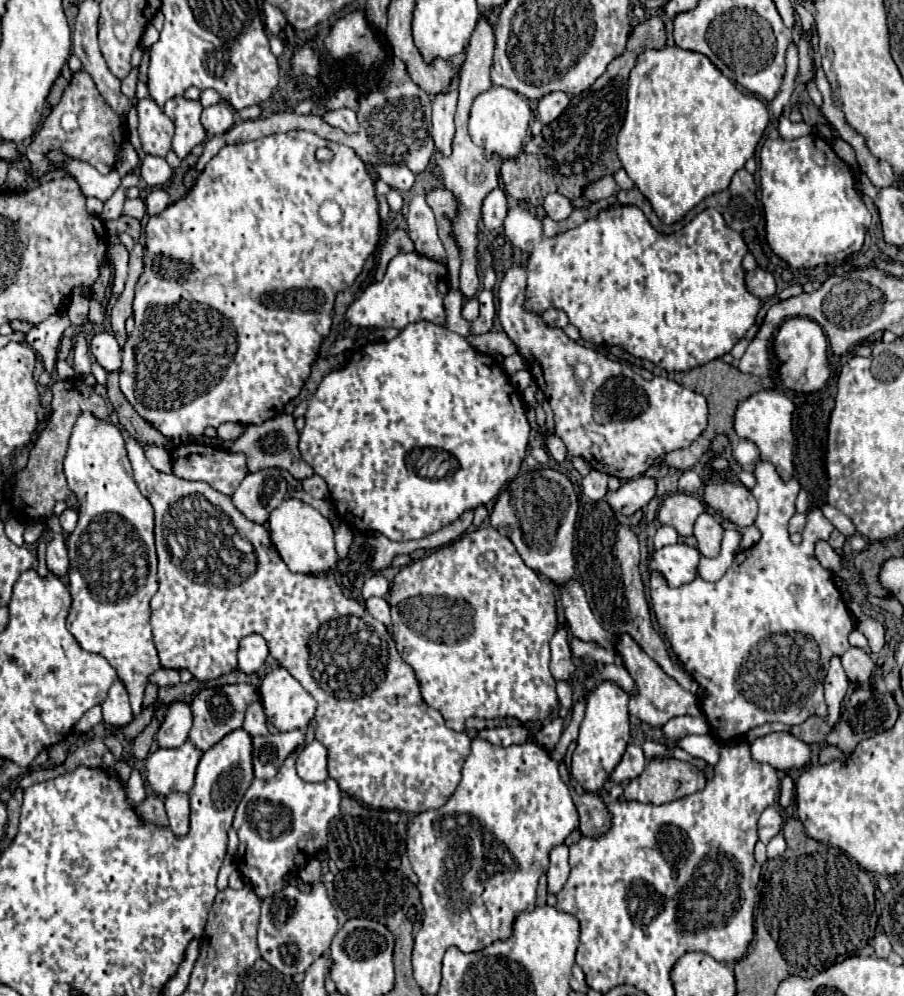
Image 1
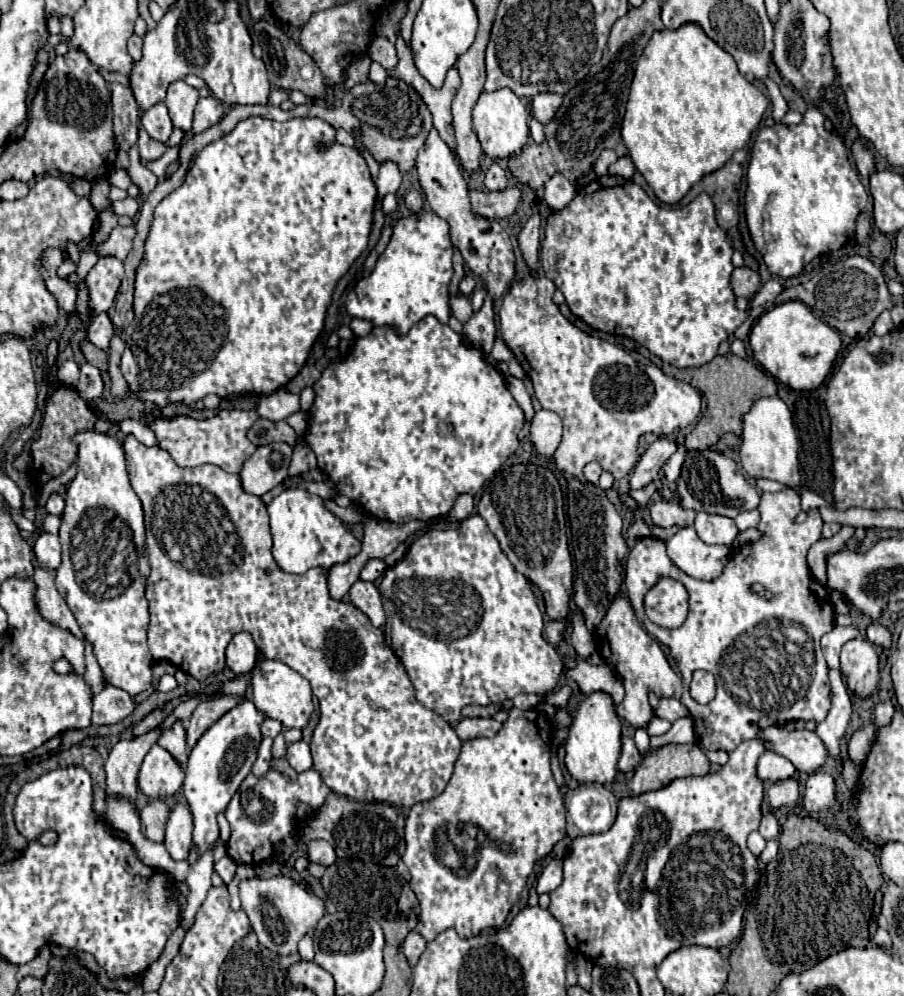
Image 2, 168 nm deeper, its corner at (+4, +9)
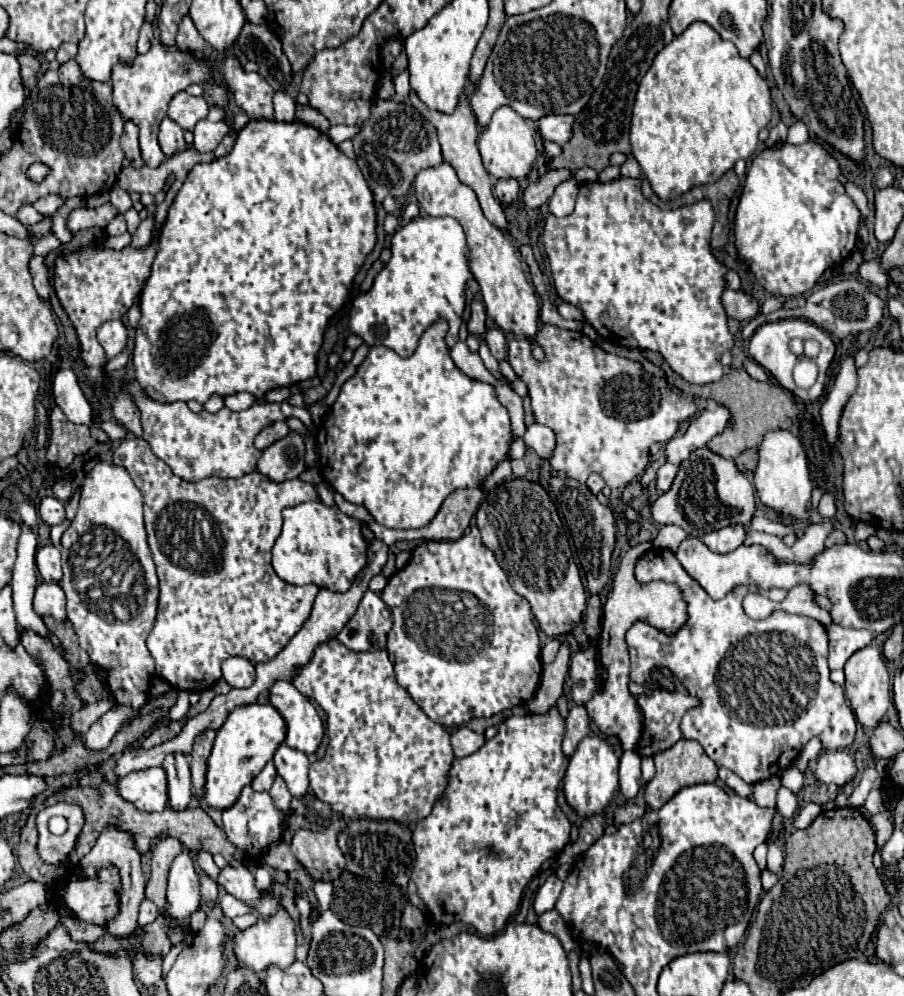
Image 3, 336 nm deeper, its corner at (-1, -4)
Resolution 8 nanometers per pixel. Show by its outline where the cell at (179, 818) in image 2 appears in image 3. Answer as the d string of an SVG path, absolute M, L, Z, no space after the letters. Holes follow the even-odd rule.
M185 848L173 860L169 870L167 904L169 904L167 910L173 918L187 918L199 906L199 878L195 872L193 858Z

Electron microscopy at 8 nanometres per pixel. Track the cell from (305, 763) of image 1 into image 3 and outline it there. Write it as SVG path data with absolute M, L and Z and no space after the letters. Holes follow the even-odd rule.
M281 744L273 756L277 774L283 776L293 796L303 796L309 790L309 758L305 752Z

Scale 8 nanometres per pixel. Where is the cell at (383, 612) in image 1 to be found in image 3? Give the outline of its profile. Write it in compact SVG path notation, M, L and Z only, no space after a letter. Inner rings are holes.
M367 590L357 606L357 612L337 634L337 640L355 652L383 650L391 624L393 616L389 606L381 600L379 594Z

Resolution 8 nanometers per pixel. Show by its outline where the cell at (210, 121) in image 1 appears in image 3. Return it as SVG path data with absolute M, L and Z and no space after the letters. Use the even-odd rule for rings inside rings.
M207 118L199 120L195 126L193 146L199 152L213 152L227 132L229 132L229 126L223 120L221 122L209 122Z

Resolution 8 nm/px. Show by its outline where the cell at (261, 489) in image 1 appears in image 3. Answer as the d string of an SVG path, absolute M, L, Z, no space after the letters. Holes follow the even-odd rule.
M291 432L289 436L285 436L285 440L279 440L277 444L271 444L263 450L263 456L257 462L257 472L261 472L271 482L299 478L299 474L305 470L303 454L303 436Z

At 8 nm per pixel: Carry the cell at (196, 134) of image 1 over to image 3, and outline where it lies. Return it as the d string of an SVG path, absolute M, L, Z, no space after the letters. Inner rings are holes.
M179 92L169 102L167 116L175 120L183 130L193 130L201 118L207 118L207 102L205 98L189 96L187 92Z

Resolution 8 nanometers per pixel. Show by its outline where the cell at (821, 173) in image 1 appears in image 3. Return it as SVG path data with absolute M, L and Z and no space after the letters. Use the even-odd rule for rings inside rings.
M811 138L805 144L785 142L781 146L765 148L751 162L735 214L735 240L737 252L749 264L751 272L767 292L775 296L797 296L809 292L827 268L845 262L857 248L859 210L853 198L847 196L839 176L839 162L817 138ZM807 238L815 238L815 246L807 248Z

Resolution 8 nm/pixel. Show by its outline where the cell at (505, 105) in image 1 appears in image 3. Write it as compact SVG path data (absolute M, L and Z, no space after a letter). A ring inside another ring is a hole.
M501 106L499 110L495 110L495 114L491 116L491 122L479 134L479 152L481 152L483 166L489 172L489 176L497 180L499 178L525 178L533 162L537 160L533 134L535 130L531 128L531 124L525 118L521 118L513 108Z

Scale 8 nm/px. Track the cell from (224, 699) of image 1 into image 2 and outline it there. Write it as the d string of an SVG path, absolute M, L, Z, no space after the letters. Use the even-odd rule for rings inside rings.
M224 695L224 697L218 697L214 701L200 703L194 709L194 713L192 713L190 721L188 721L188 729L186 729L186 743L188 743L188 747L192 749L196 745L196 741L202 737L202 733L210 725L214 725L226 711L230 711L240 701L242 701L242 697L228 697L228 695Z

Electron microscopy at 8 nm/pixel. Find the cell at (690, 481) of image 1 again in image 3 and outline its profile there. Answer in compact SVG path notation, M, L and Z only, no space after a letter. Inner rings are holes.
M669 462L663 464L663 466L657 470L657 488L659 488L661 492L667 492L667 490L671 488L675 476L677 476L677 466L673 466L673 464L669 464Z

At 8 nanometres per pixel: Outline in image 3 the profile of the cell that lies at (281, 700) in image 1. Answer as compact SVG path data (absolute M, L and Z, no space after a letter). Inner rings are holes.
M277 680L269 688L269 704L277 708L287 724L285 744L305 754L311 754L319 748L323 738L323 724L307 696L303 696L291 682Z

